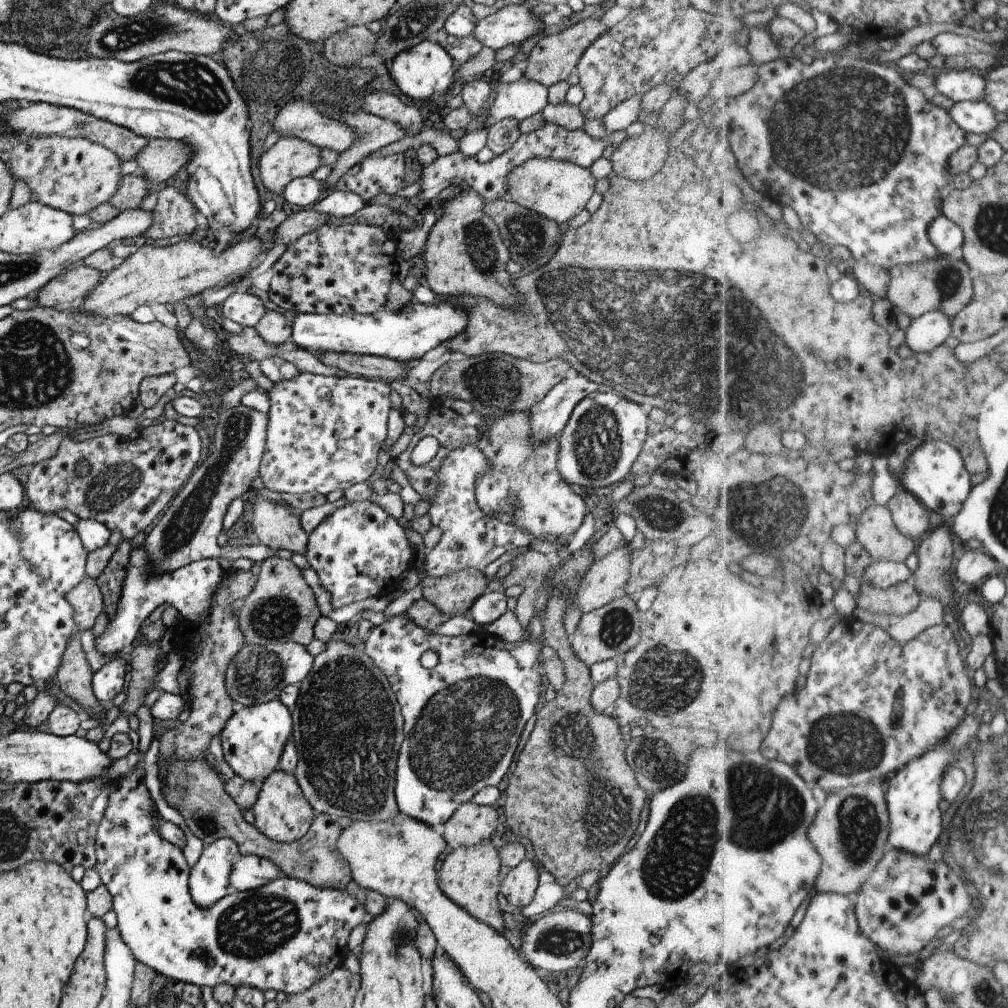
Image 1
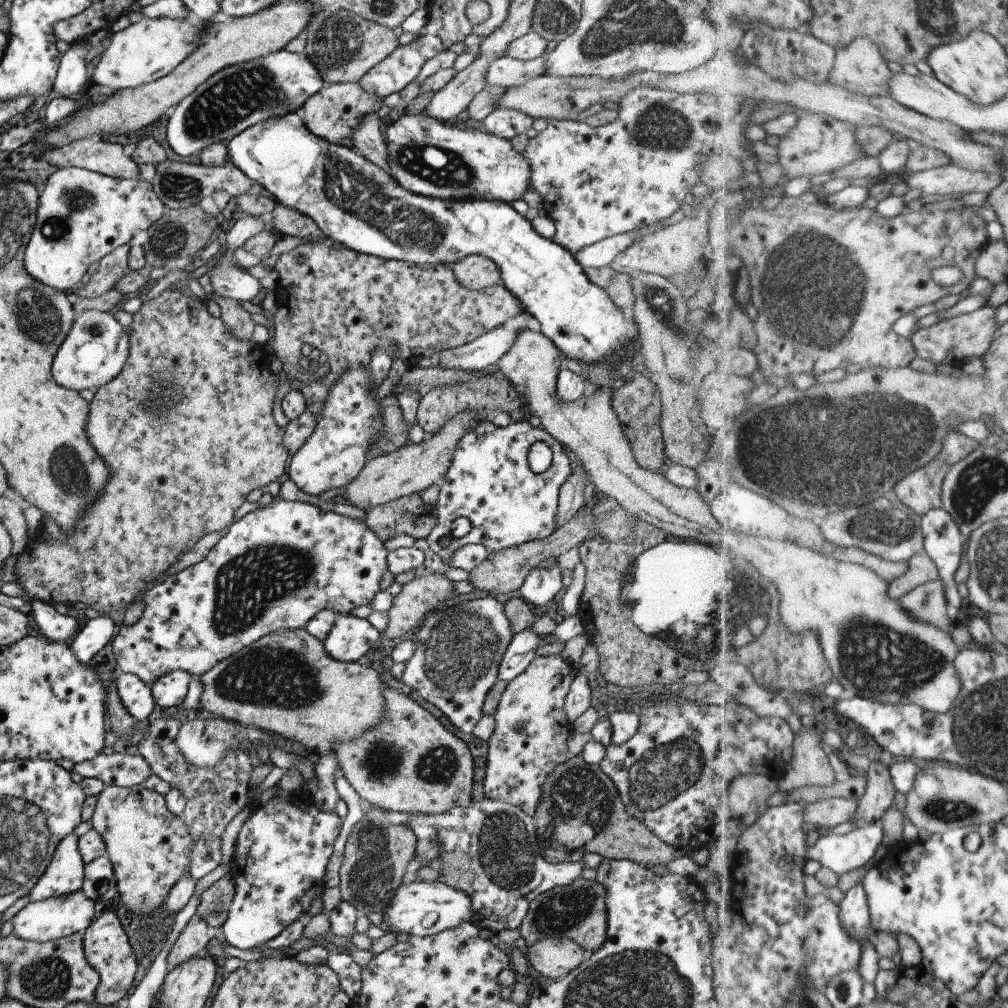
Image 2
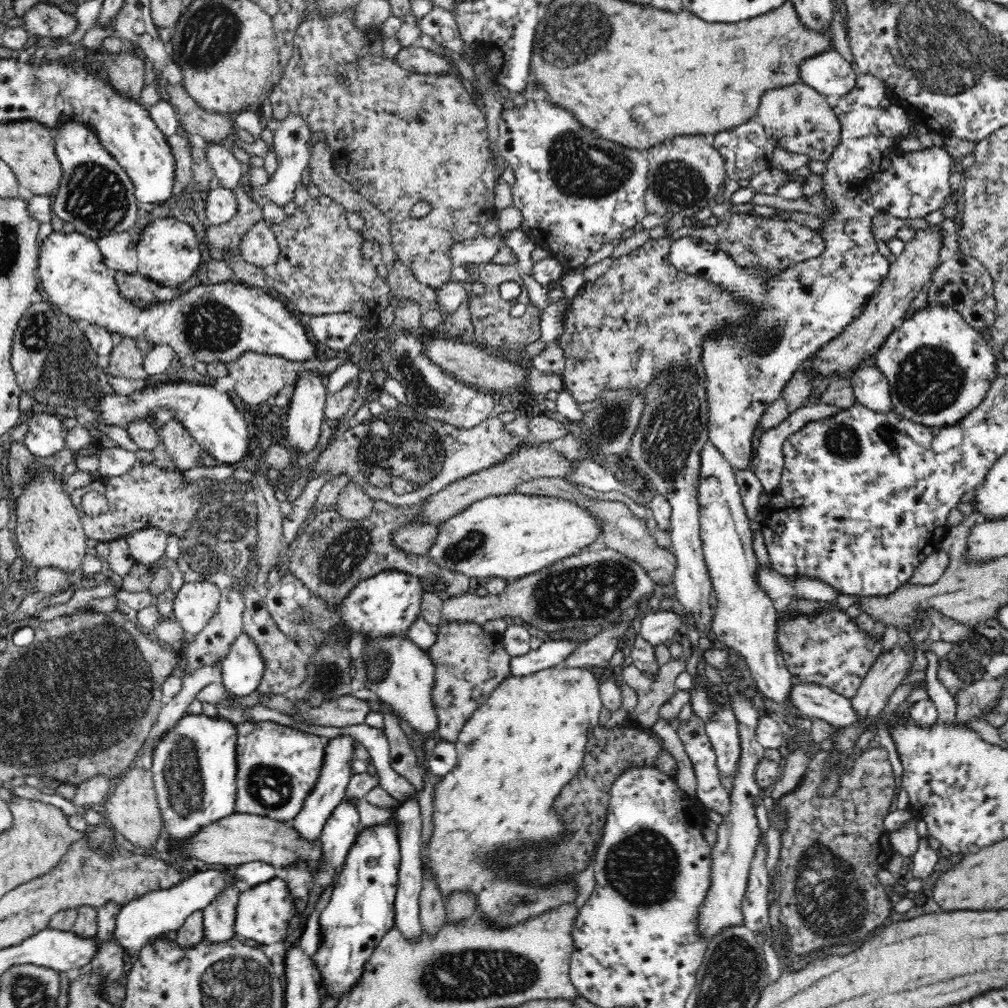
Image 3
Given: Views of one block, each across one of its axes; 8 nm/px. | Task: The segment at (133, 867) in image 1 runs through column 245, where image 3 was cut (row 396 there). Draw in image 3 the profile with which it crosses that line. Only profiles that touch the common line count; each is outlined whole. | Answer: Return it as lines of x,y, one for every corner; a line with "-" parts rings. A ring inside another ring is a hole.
927,304
911,317
904,318
871,362
888,379
894,411
926,426
943,427
960,422
986,398
993,380
998,376
996,357
990,342
986,342
961,314
943,304

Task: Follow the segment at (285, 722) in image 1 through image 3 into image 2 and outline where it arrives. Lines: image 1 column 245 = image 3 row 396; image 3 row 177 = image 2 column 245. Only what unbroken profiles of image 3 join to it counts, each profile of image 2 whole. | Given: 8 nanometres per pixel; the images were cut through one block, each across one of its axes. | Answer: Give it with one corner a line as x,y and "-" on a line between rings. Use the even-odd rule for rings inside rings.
295,792
294,795
290,793
287,799
274,796
266,804
259,804
236,838
229,873
235,886
235,894
226,922
222,926
221,938
230,946
242,950
265,946
268,941
283,934
284,929
292,922
308,915
312,900
326,889
326,865
342,828
343,819
335,811
324,812
313,803
306,805
302,801
303,806
300,807
300,804
296,805
294,802
300,801
299,797

